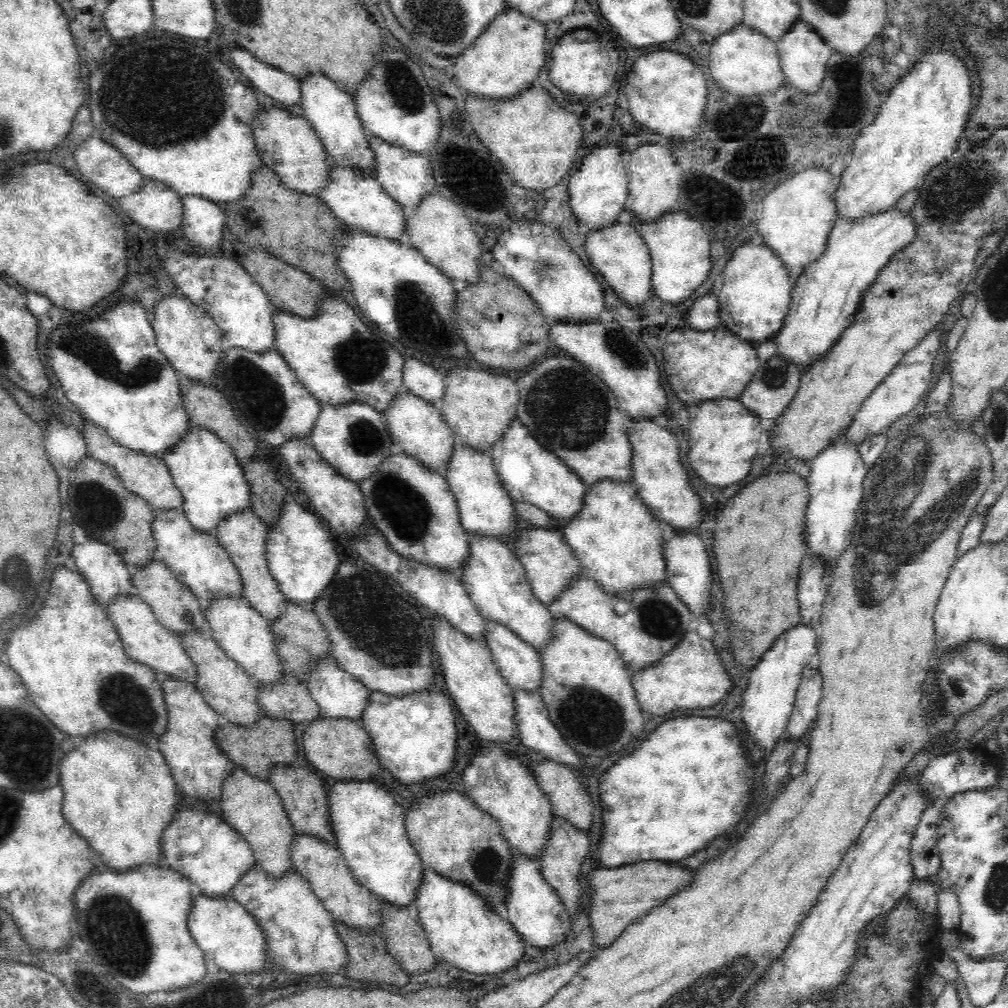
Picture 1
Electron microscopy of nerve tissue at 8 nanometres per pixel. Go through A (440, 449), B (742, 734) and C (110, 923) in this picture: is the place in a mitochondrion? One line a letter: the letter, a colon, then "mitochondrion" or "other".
A: other
B: other
C: mitochondrion

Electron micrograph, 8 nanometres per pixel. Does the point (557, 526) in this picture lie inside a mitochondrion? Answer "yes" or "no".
no

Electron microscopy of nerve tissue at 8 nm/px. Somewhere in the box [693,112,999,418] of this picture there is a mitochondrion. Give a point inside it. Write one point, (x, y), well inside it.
(950, 203)

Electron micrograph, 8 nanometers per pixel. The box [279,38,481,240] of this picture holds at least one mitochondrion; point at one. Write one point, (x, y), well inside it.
(402, 84)

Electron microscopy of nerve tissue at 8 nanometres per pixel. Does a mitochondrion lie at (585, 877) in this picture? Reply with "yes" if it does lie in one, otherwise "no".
no

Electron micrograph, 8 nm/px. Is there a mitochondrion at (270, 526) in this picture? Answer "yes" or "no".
no

